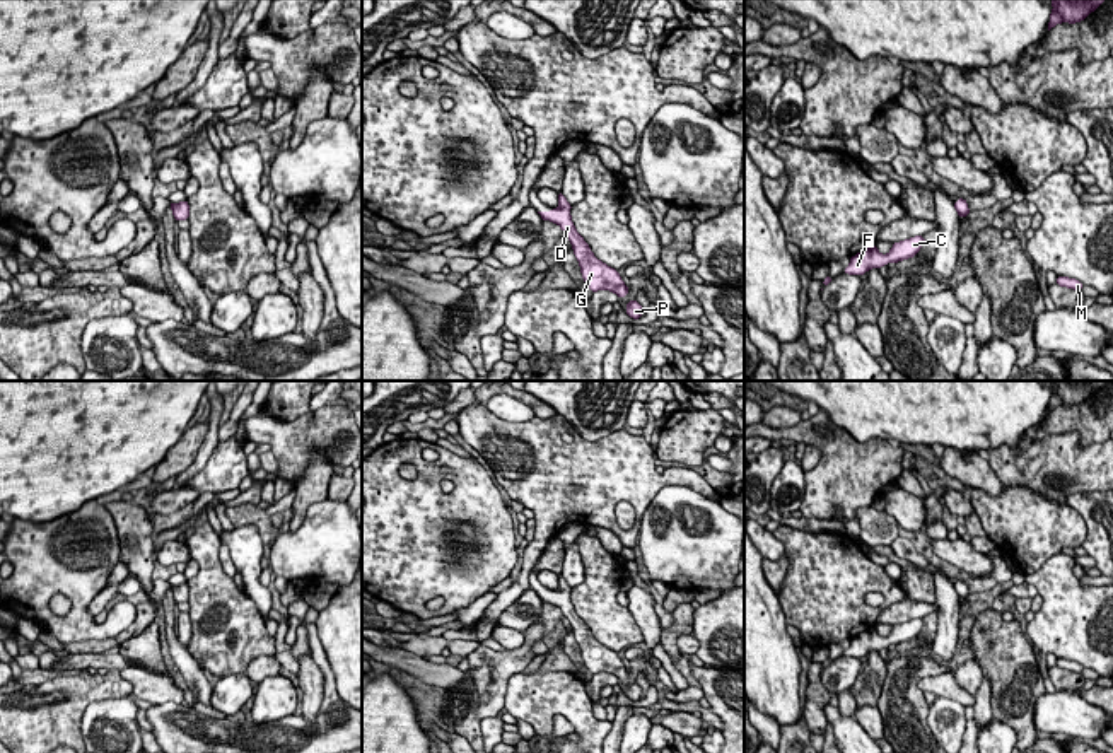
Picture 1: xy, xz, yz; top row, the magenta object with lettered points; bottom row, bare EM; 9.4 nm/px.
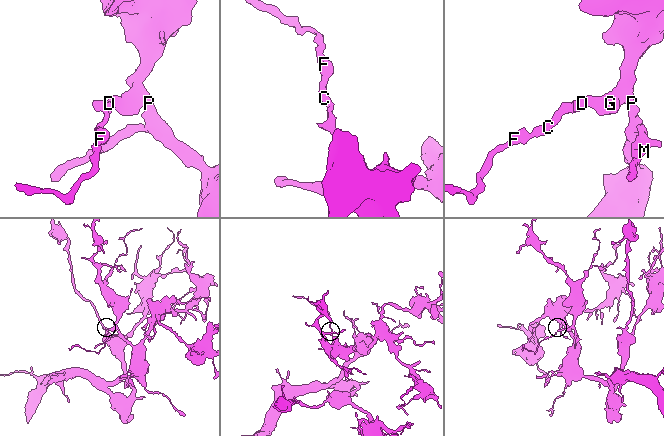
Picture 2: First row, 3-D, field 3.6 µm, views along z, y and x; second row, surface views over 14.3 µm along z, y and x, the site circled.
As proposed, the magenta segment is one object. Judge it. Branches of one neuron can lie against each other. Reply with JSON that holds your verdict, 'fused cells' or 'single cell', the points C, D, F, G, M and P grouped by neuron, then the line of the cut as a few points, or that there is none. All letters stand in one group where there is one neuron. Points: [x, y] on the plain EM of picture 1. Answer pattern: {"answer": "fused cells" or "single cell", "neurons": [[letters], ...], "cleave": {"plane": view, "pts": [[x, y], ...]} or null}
{"answer": "single cell", "neurons": [["C", "D", "F", "G", "M", "P"]], "cleave": null}

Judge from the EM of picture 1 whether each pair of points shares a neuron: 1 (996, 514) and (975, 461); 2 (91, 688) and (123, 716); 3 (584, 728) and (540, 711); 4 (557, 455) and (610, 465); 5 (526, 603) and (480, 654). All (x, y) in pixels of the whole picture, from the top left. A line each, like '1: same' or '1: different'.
1: different
2: different
3: same
4: same
5: different

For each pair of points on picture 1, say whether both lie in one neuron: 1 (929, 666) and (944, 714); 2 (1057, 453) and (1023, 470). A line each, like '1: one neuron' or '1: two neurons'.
1: two neurons
2: one neuron

